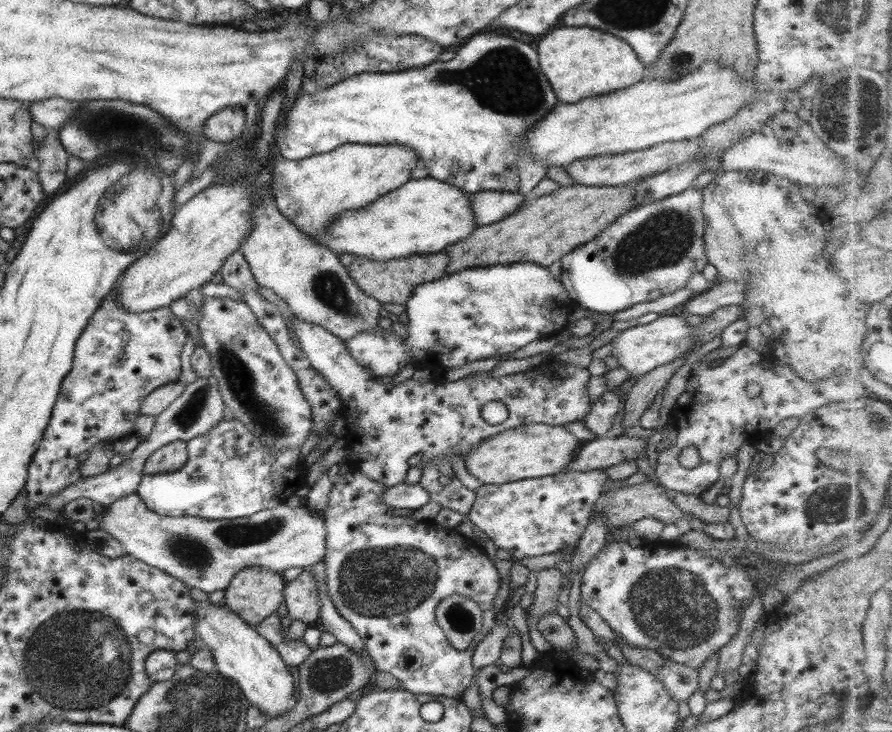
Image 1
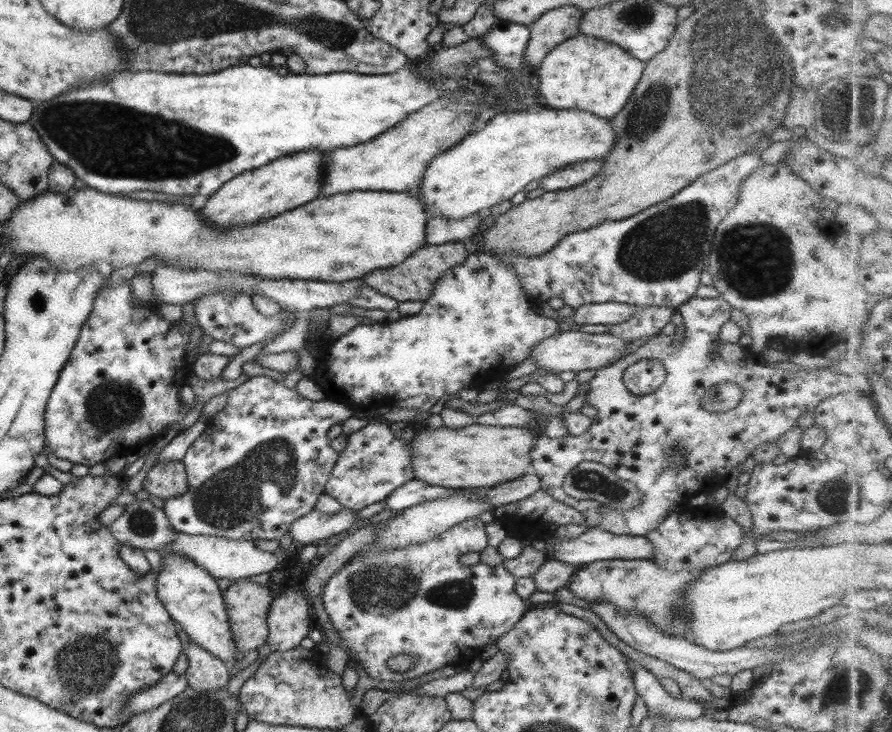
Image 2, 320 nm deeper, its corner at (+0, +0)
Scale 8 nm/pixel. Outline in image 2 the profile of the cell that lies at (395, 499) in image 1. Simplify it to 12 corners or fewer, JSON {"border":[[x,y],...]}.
{"border":[[342,508],[332,516],[315,510],[288,529],[291,548],[328,539],[356,522]]}

